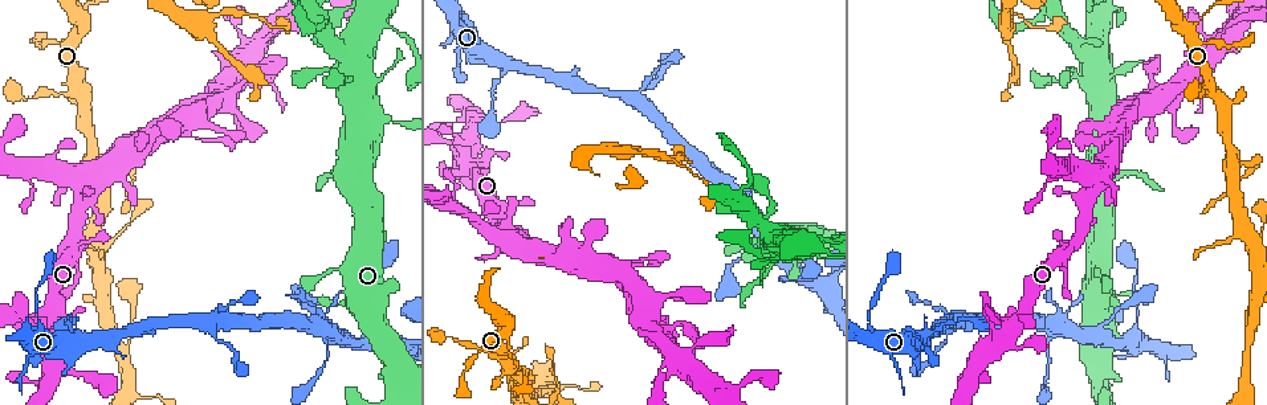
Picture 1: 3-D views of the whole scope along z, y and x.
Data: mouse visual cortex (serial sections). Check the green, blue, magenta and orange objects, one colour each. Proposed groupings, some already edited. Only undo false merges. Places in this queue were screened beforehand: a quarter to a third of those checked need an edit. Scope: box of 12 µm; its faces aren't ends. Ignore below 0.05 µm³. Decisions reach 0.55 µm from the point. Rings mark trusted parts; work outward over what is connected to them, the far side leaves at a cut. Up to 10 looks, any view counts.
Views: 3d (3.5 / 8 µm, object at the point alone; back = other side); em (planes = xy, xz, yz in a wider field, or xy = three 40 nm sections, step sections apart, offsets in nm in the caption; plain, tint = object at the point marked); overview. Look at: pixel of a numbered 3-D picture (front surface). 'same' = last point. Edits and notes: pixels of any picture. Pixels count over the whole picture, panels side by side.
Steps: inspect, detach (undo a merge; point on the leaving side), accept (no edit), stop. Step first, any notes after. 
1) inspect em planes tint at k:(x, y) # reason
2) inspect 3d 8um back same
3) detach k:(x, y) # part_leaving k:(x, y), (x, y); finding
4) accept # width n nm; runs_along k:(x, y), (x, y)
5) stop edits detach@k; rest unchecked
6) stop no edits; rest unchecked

inspect 3d 3.5um at 1:(917, 339) # side arm on a straight run

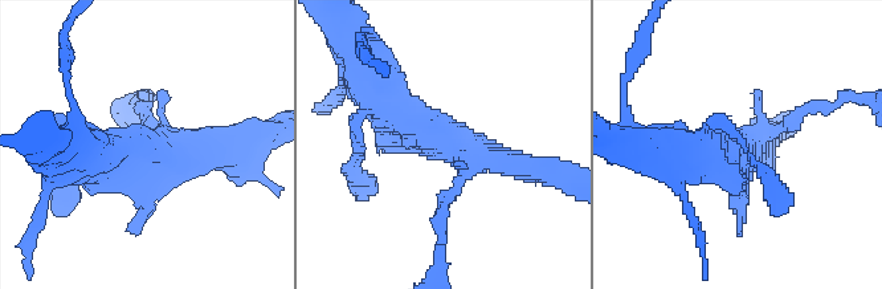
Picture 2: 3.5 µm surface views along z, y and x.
inspect em xy step 5 tint at 2:(746, 154) # now the EM

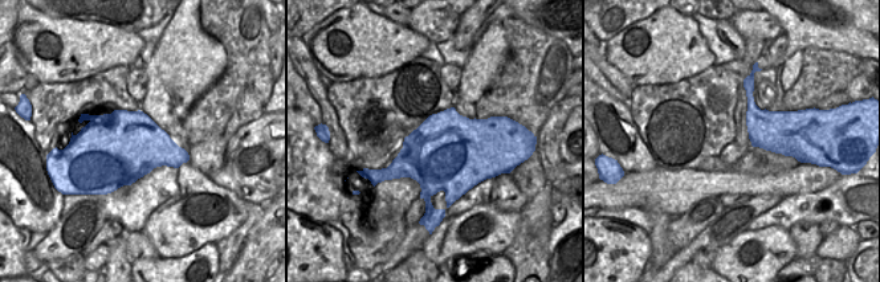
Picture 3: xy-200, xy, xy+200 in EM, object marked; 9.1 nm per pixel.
accept # one cell here

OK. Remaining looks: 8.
inspect 3d 3.5um at 1:(506, 340) # thin arm on a thick one

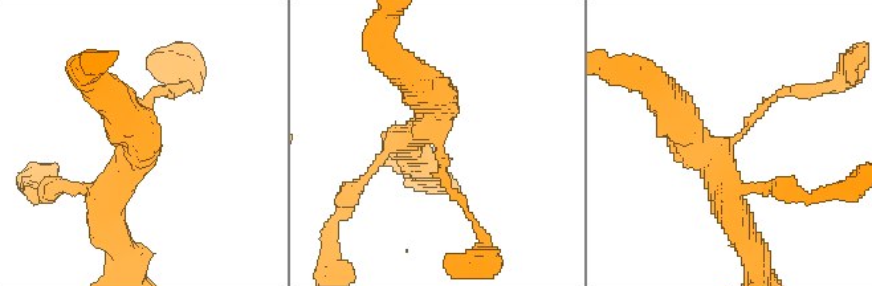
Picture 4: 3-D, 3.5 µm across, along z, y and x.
inspect em planes tint at 4:(738, 136) # arms 3; arm_widths 100, 350, 400 nm; need the tissue

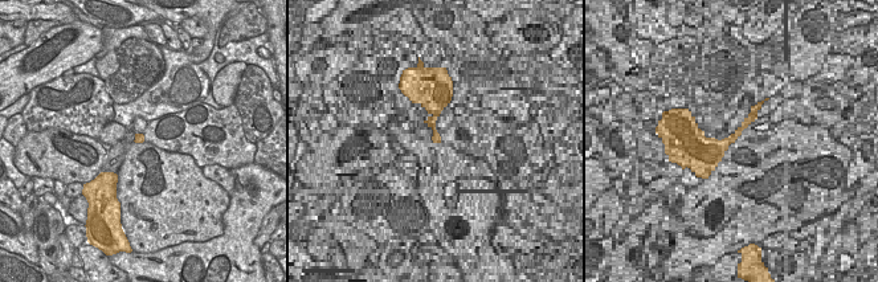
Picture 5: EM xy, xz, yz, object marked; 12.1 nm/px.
inspect em xy step 3 tint same # cut it another way

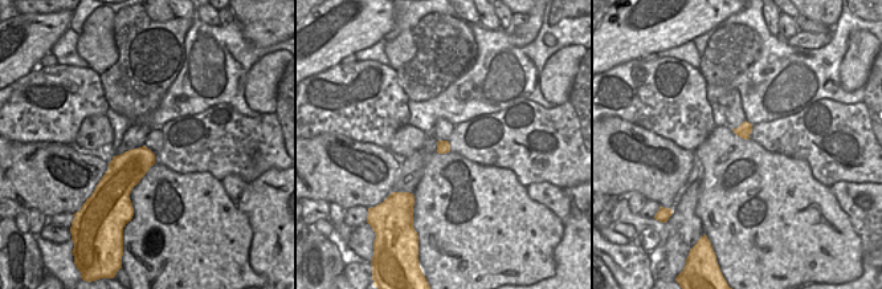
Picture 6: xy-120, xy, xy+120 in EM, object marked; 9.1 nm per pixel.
accept # runs_along 4:(104, 219), (147, 101), (168, 93); one cell here

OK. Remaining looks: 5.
inspect 3d 3.5um at 1:(1233, 163) # three-way junction

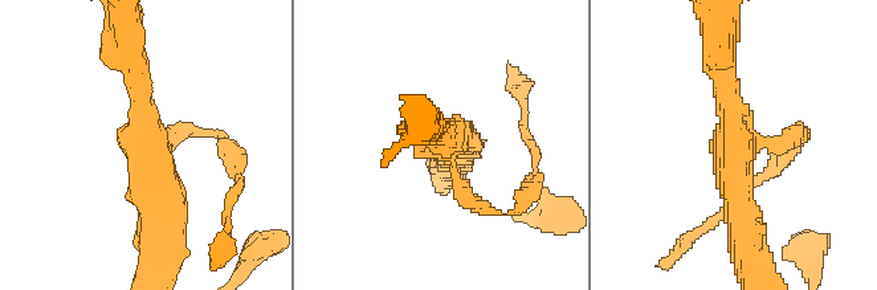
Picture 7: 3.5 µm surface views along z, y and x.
inspect em xy step 2 plain at 7:(737, 142) # arms 3; arm_widths 200, 300, 400 nm; need the tissue

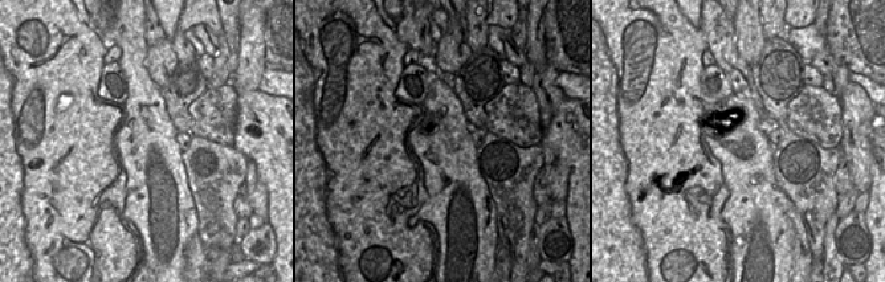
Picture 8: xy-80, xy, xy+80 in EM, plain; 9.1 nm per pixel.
inspect em xy step 2 tint same # with the object marked

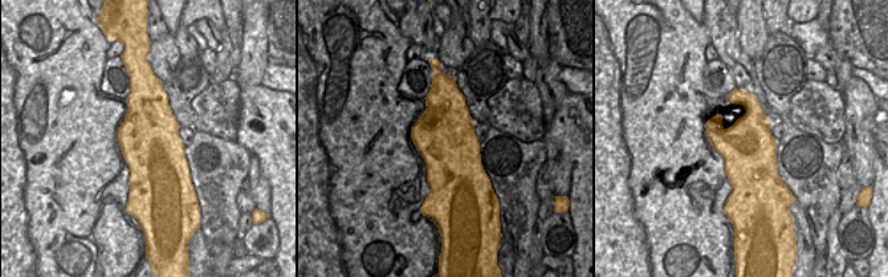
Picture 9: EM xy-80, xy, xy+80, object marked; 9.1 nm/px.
accept # runs_along 7:(130, 56), (158, 227); continuous, no second cell

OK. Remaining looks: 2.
inspect 3d 3.5um back at 1:(1247, 347)

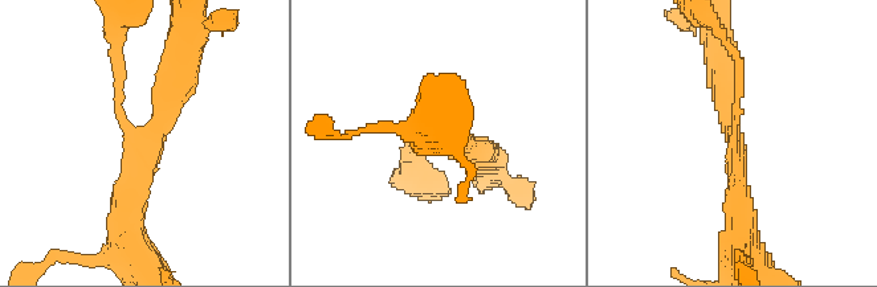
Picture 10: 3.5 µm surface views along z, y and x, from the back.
accept # continuous, no second cell

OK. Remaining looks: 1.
stop no edits; rest unchecked

